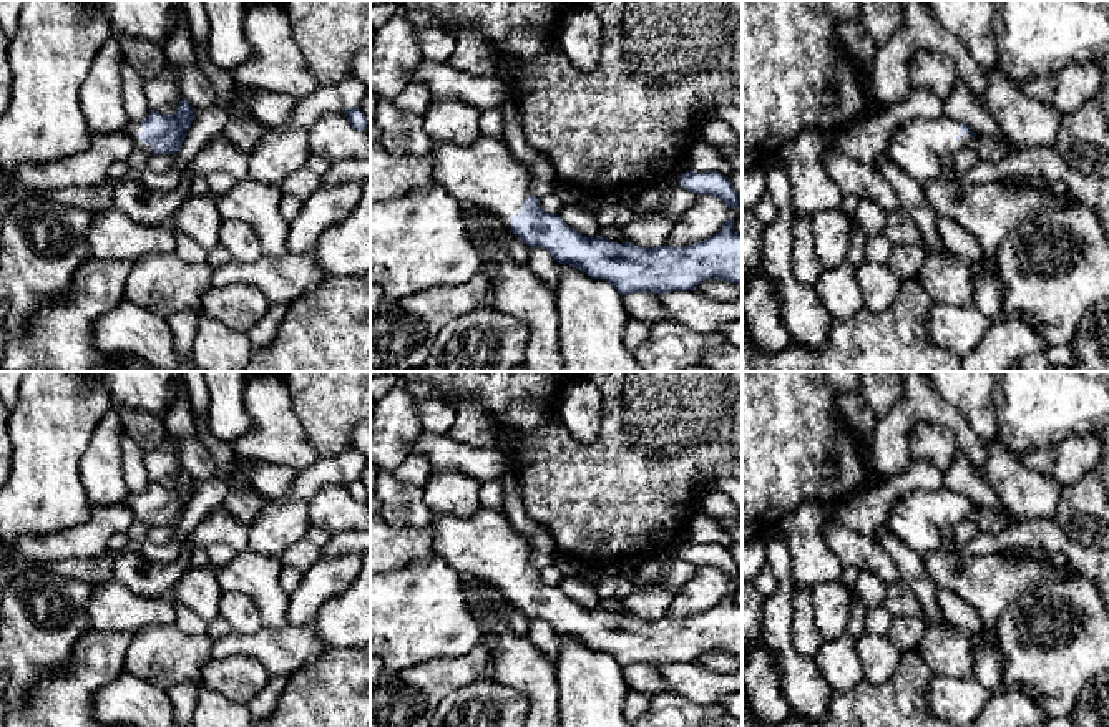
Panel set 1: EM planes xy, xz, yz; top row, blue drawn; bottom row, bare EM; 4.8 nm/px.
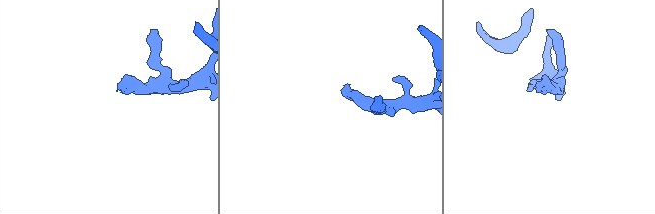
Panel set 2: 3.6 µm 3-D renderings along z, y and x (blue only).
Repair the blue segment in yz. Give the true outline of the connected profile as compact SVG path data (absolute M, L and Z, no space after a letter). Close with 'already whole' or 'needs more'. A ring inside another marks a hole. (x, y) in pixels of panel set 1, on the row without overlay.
M945 486L916 490L890 510L887 529L920 556L943 548L941 529L966 520L976 508L971 500Z | needs more

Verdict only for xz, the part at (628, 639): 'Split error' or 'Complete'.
Split error

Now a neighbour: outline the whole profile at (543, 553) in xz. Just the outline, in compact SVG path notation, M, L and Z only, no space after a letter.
M508 465L498 481L501 483L505 493L501 513L508 518L513 528L528 539L531 566L536 569L554 566L559 556L554 539L546 526L528 516L515 468Z

